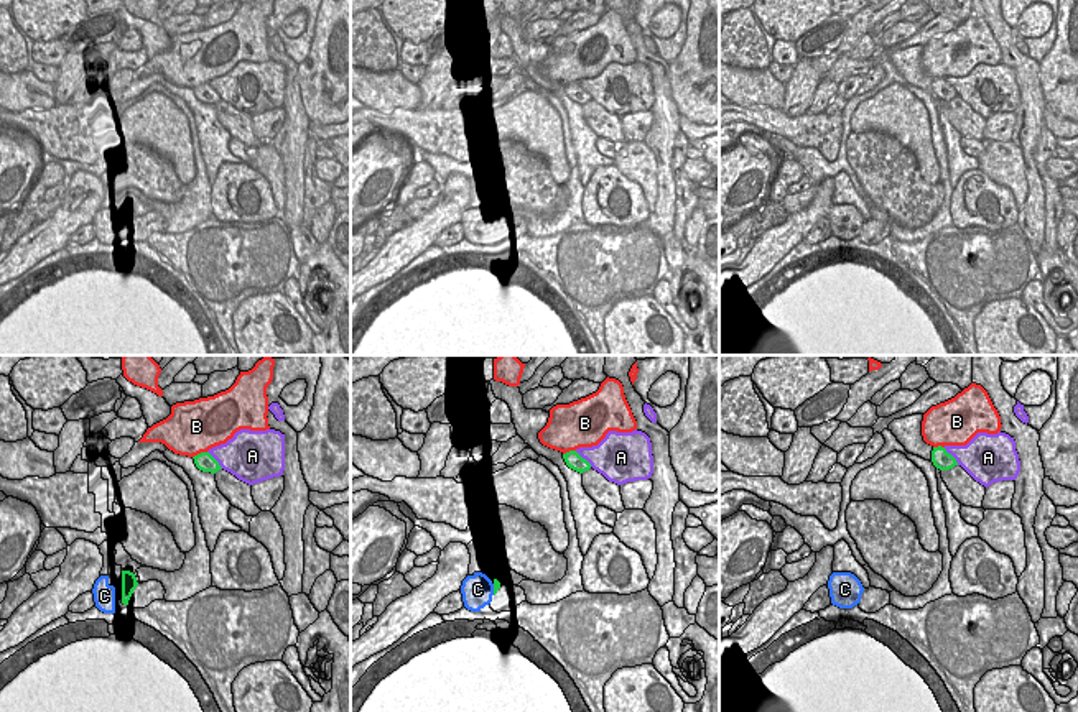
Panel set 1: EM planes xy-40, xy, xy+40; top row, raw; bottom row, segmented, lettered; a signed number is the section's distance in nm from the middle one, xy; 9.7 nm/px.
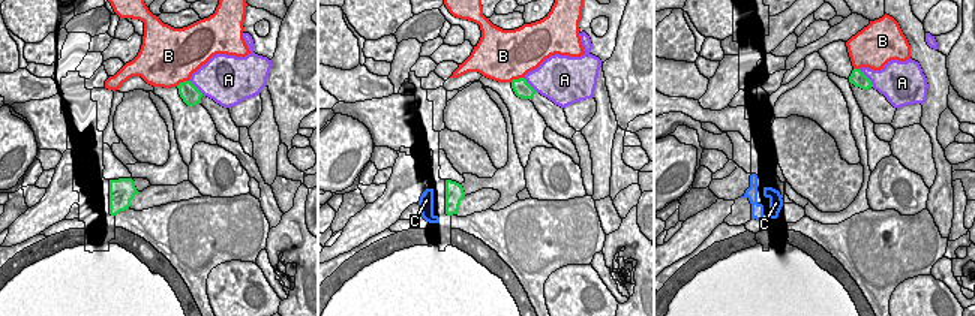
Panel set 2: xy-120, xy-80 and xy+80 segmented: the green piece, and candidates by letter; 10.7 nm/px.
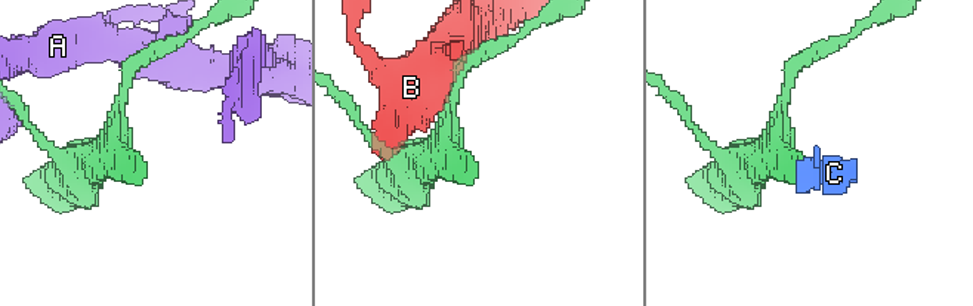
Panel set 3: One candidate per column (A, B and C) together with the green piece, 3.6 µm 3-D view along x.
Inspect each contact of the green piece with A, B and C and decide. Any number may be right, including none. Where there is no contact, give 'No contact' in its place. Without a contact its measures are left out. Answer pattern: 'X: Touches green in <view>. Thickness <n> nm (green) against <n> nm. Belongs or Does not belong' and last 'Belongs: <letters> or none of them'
A: Touches green in xy+40. Thickness 190 nm (green) against 340 nm. Does not belong
B: Touches green in xy-40. Thickness 180 nm (green) against 500 nm. Does not belong
C: Touches green in xy. Thickness 60 nm (green) against 300 nm. Belongs
Belongs: C.

